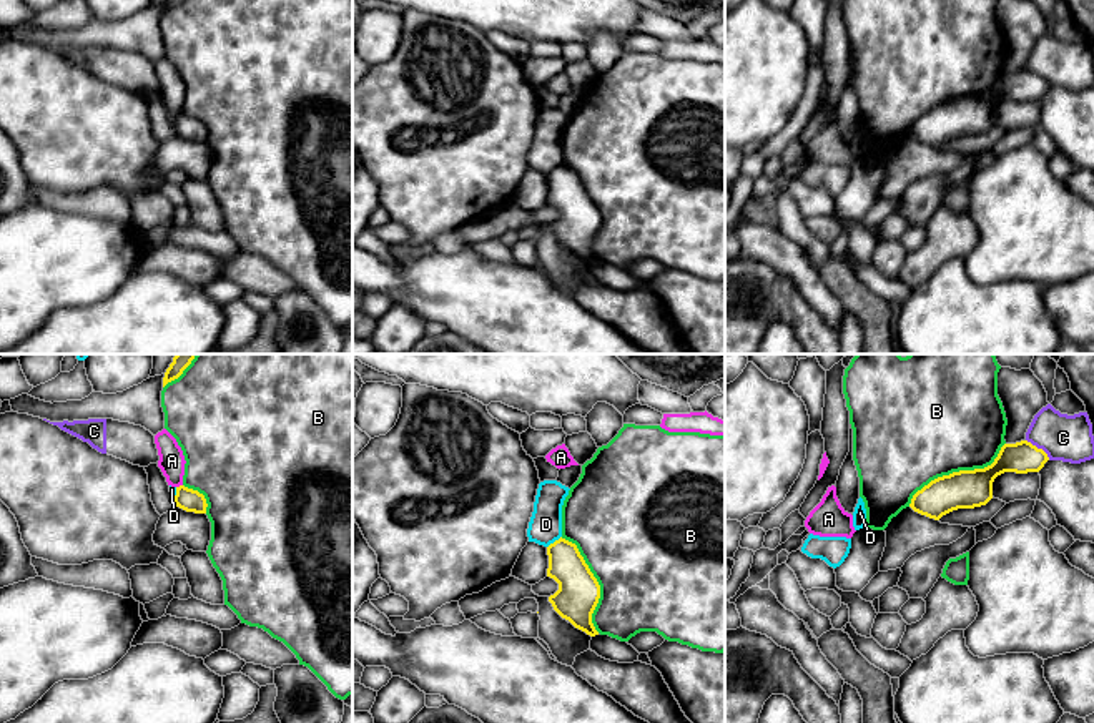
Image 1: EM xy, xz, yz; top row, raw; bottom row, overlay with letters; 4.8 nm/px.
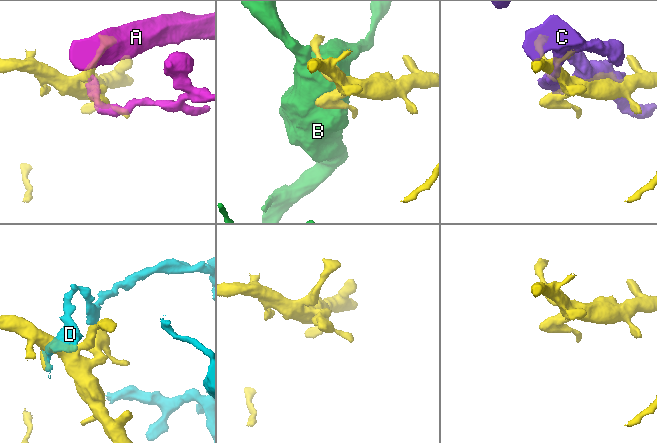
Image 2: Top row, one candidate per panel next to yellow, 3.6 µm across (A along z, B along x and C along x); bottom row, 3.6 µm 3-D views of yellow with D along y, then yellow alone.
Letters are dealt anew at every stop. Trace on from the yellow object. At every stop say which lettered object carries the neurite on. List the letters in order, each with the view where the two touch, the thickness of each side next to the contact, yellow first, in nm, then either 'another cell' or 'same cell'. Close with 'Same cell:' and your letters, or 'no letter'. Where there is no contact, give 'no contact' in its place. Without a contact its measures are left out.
A: xy | 110/130 nm | another cell
B: yz | 190/480 nm | another cell
C: yz | 160/220 nm | another cell
D: xz | 190/160 nm | another cell
Same cell: no letter

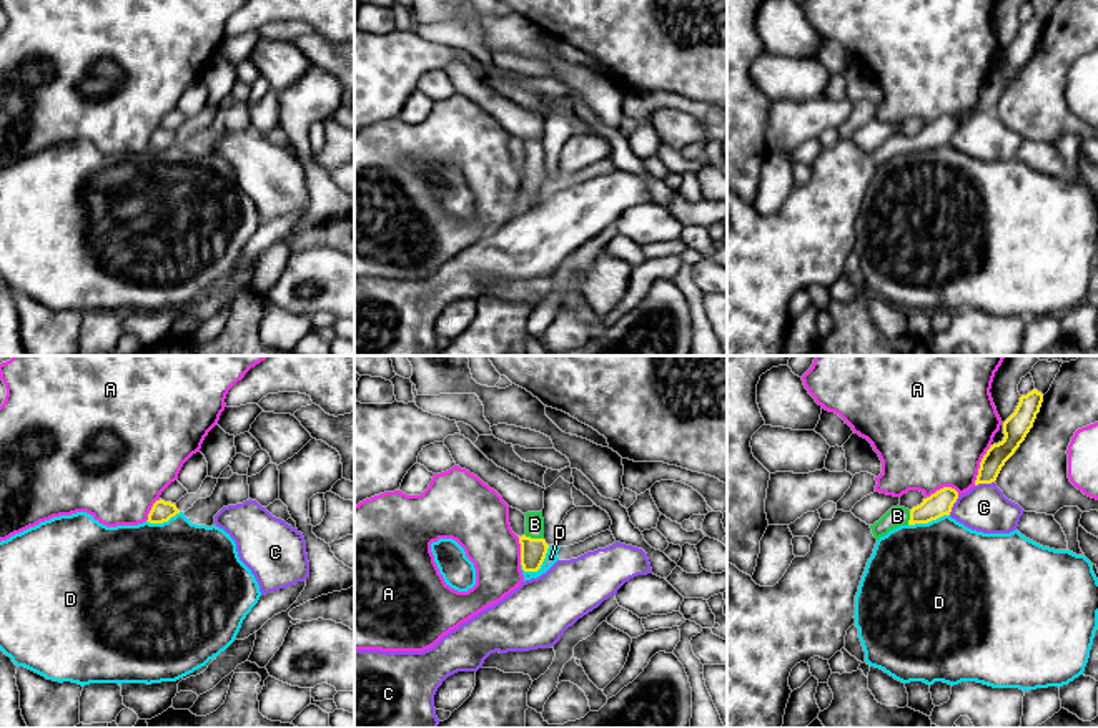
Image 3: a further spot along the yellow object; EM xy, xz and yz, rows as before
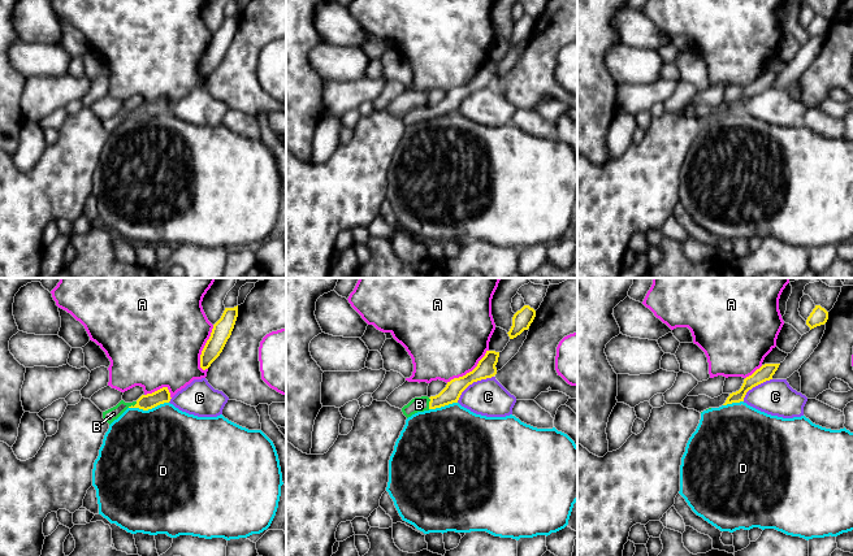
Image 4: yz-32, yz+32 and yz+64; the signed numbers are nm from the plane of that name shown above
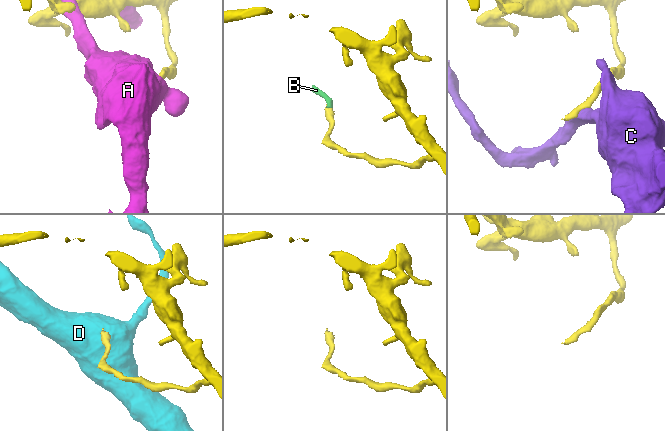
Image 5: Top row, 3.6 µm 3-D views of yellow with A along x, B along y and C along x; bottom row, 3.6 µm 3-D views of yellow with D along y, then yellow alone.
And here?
A: yz | 120/480 nm | another cell
B: xz | 130/100 nm | same cell
C: yz | 110/220 nm | another cell
D: xz | 130/60 nm | another cell
Same cell: B

